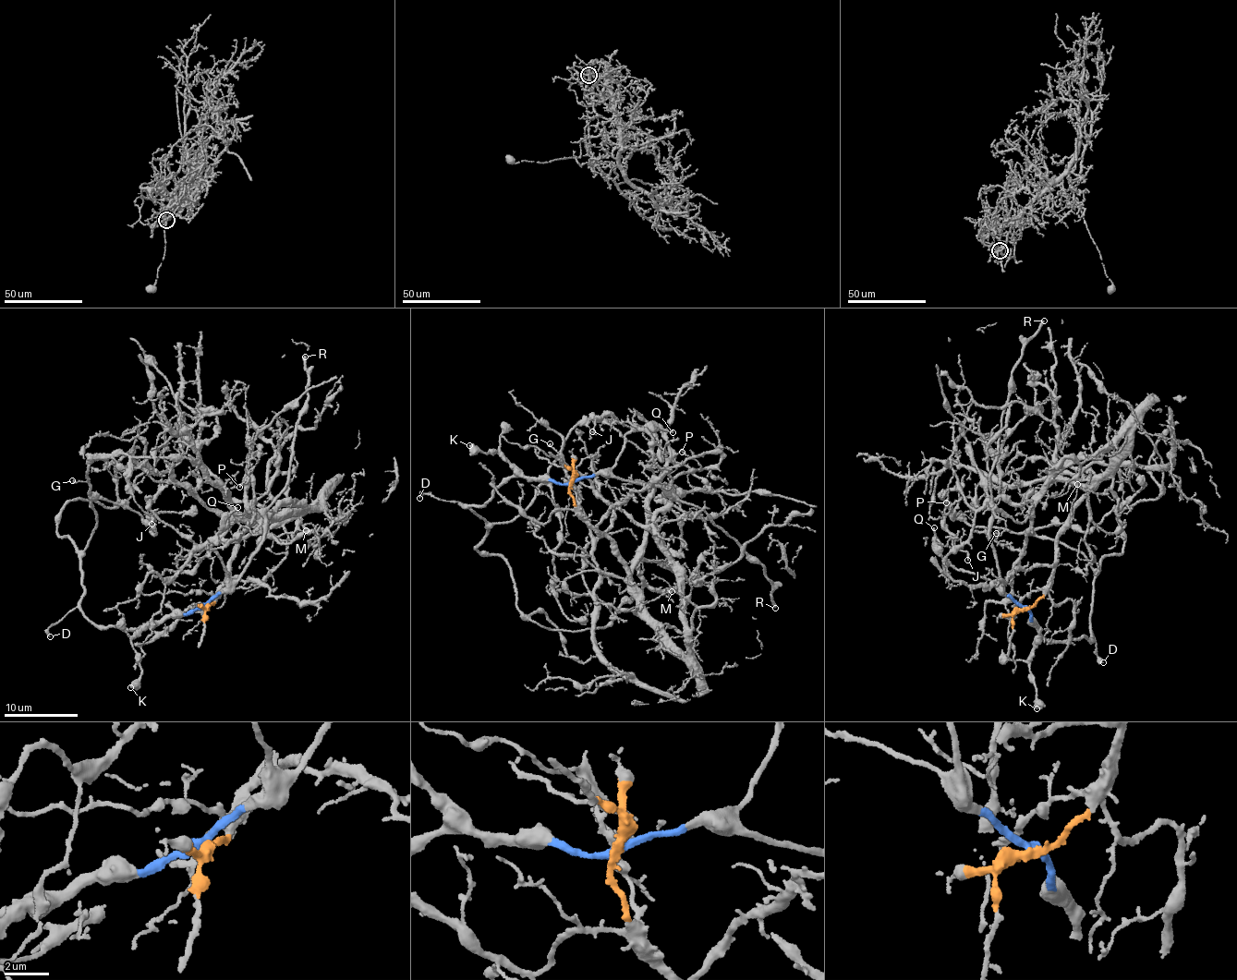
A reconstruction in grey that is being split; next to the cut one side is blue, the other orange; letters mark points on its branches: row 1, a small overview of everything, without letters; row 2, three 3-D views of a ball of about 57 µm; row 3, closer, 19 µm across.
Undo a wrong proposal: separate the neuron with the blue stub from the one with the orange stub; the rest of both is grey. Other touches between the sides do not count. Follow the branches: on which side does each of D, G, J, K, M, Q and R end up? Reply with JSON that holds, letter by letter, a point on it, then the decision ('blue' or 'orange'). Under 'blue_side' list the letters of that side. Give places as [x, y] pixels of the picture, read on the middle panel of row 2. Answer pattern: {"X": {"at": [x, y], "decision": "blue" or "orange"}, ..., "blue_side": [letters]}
{"D": {"at": [419, 498], "decision": "blue"}, "G": {"at": [550, 443], "decision": "blue"}, "J": {"at": [592, 431], "decision": "blue"}, "K": {"at": [469, 445], "decision": "blue"}, "M": {"at": [672, 591], "decision": "orange"}, "Q": {"at": [673, 432], "decision": "blue"}, "R": {"at": [775, 608], "decision": "blue"}, "blue_side": ["D", "G", "J", "K", "Q", "R"]}

